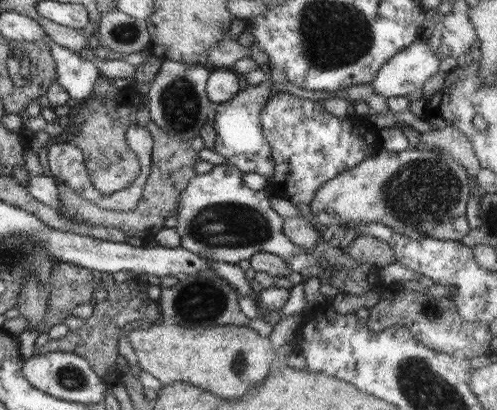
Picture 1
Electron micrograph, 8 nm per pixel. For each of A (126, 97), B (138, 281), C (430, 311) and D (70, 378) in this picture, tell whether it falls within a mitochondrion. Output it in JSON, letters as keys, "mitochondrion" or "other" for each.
{"A":"other","B":"other","C":"mitochondrion","D":"mitochondrion"}

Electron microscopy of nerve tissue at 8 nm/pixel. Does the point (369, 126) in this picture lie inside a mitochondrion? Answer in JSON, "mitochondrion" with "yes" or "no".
{"mitochondrion":"no"}

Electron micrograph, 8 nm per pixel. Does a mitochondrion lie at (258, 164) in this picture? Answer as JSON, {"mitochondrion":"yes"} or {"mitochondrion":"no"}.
{"mitochondrion":"no"}

